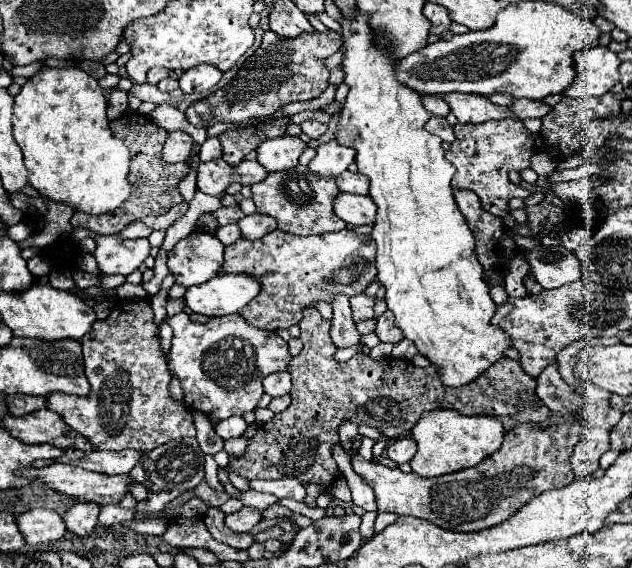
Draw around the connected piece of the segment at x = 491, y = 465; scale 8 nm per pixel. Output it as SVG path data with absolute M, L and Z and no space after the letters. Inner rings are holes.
M556 364L548 366L546 372L538 376L536 390L552 414L575 416L576 422L562 422L548 428L538 428L538 424L518 424L506 432L498 452L490 454L472 468L438 478L420 478L414 472L404 474L398 468L388 468L374 464L372 460L364 460L360 454L352 456L352 468L374 490L380 512L424 518L436 526L442 526L444 530L454 532L478 532L498 526L514 516L534 496L542 494L544 490L564 488L574 480L570 456L584 432L577 415L584 397L575 393L562 380ZM562 388L564 394L560 394Z

